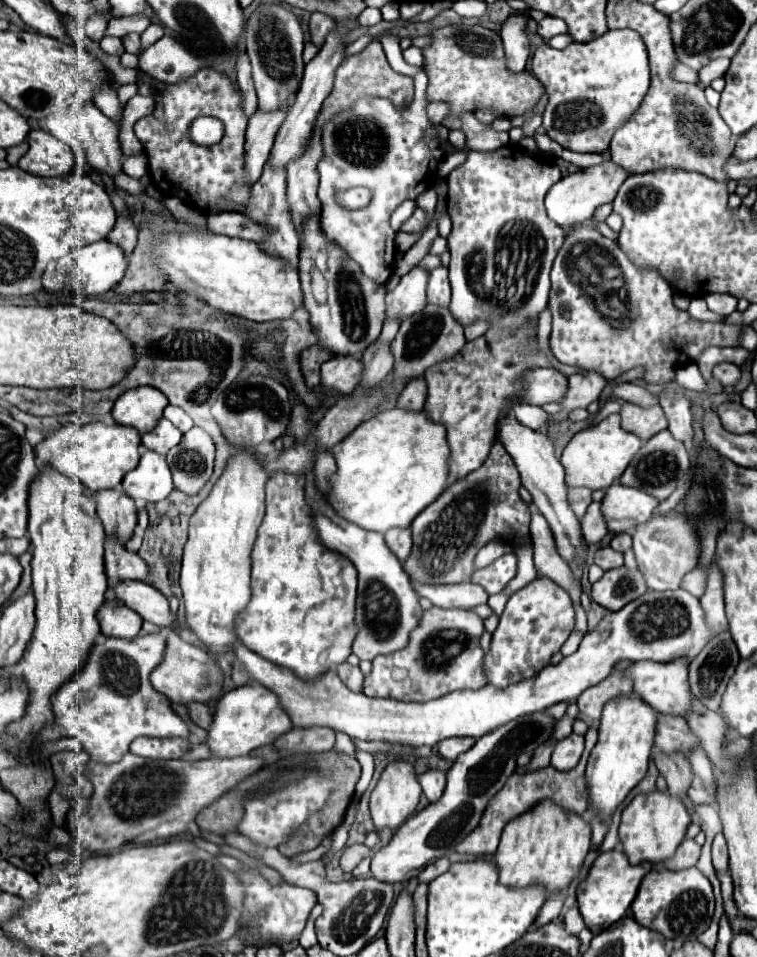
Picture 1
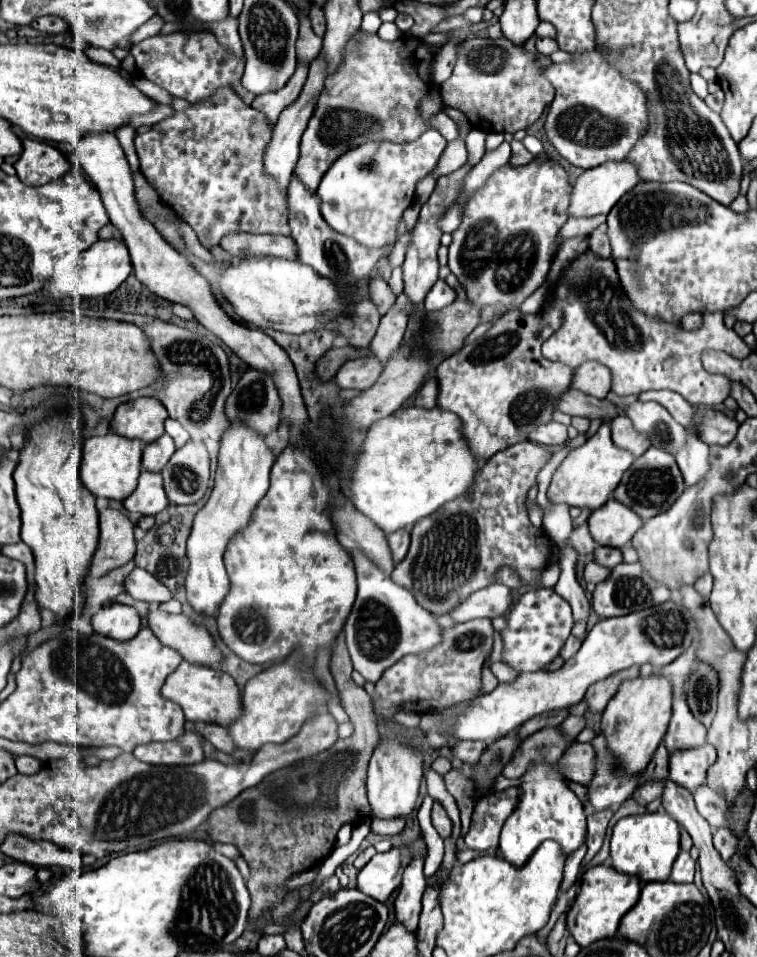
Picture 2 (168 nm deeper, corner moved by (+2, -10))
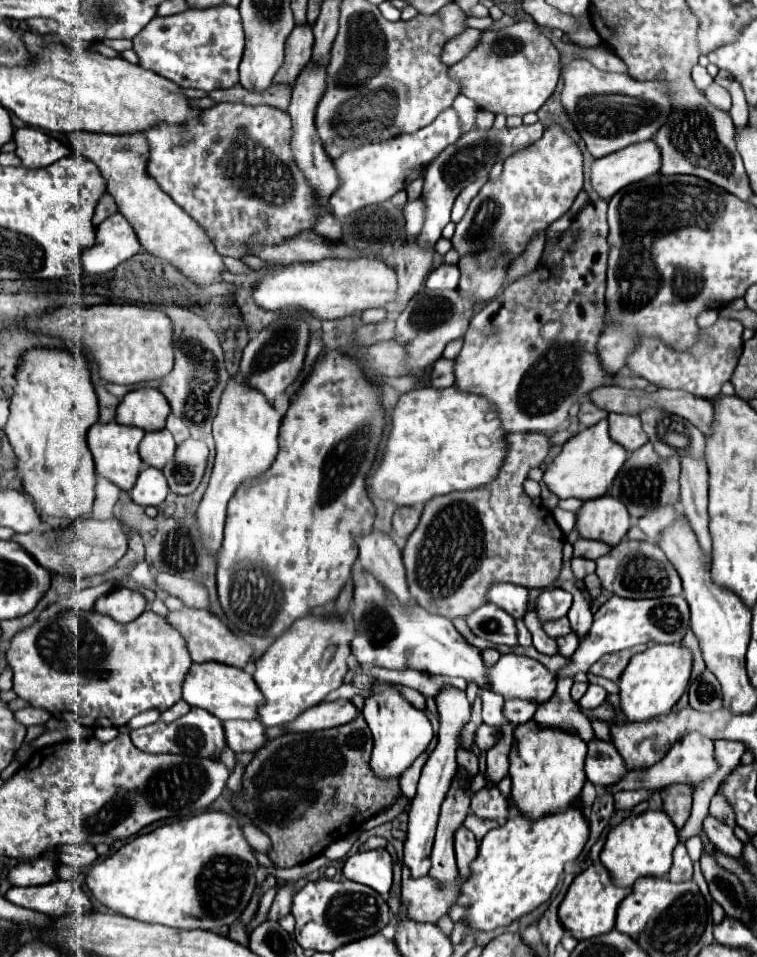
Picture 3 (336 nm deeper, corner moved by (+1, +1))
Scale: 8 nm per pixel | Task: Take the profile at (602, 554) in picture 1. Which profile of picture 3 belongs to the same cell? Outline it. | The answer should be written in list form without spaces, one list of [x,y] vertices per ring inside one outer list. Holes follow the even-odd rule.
[[[574,557],[574,559],[572,559],[572,571],[574,571],[574,577],[576,577],[576,579],[584,579],[586,575],[590,575],[590,573],[596,571],[596,563],[590,561],[590,559]]]

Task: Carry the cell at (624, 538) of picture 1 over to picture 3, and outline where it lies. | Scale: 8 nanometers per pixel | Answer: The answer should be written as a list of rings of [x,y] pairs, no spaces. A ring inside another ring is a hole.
[[[576,539],[574,541],[574,557],[586,557],[586,559],[598,559],[610,551],[610,545],[602,541],[590,541],[590,539]]]

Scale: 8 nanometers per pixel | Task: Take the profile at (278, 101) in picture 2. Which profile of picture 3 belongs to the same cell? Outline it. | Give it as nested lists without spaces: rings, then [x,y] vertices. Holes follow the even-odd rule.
[[[296,25],[292,33],[288,35],[286,41],[286,51],[284,51],[284,63],[278,69],[274,83],[286,83],[292,85],[298,73],[304,69],[304,65],[312,57],[312,45],[314,45],[314,35],[312,35],[312,25]]]

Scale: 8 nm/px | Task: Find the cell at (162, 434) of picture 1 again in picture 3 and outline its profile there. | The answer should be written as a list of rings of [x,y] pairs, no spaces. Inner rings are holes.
[[[168,429],[146,433],[138,447],[142,461],[156,469],[164,469],[164,465],[174,457],[174,451],[176,443],[172,439],[172,433],[168,433]]]

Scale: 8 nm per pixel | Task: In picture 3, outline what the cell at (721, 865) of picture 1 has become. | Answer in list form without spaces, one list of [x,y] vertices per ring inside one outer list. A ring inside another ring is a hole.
[[[718,789],[716,795],[712,797],[710,813],[712,813],[714,817],[718,817],[720,821],[724,821],[726,825],[730,825],[730,827],[736,825],[736,819],[734,819],[734,813],[732,813],[732,805],[728,805],[728,801],[724,801],[724,795],[720,793],[720,789]]]

